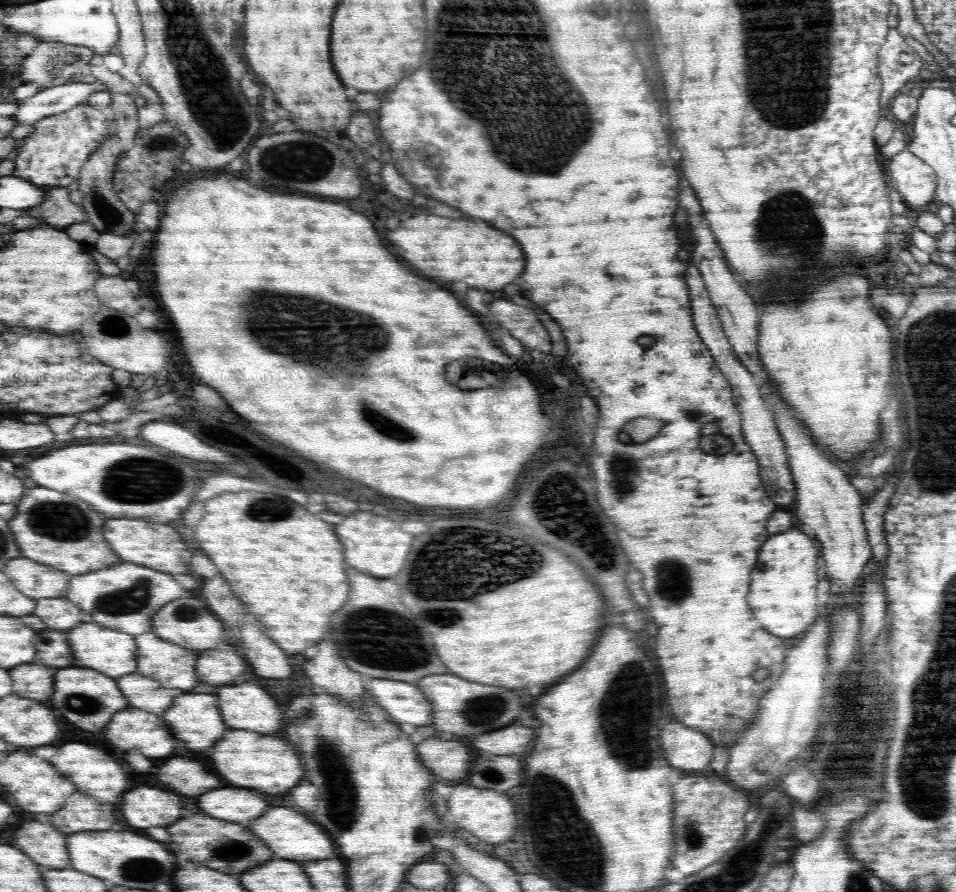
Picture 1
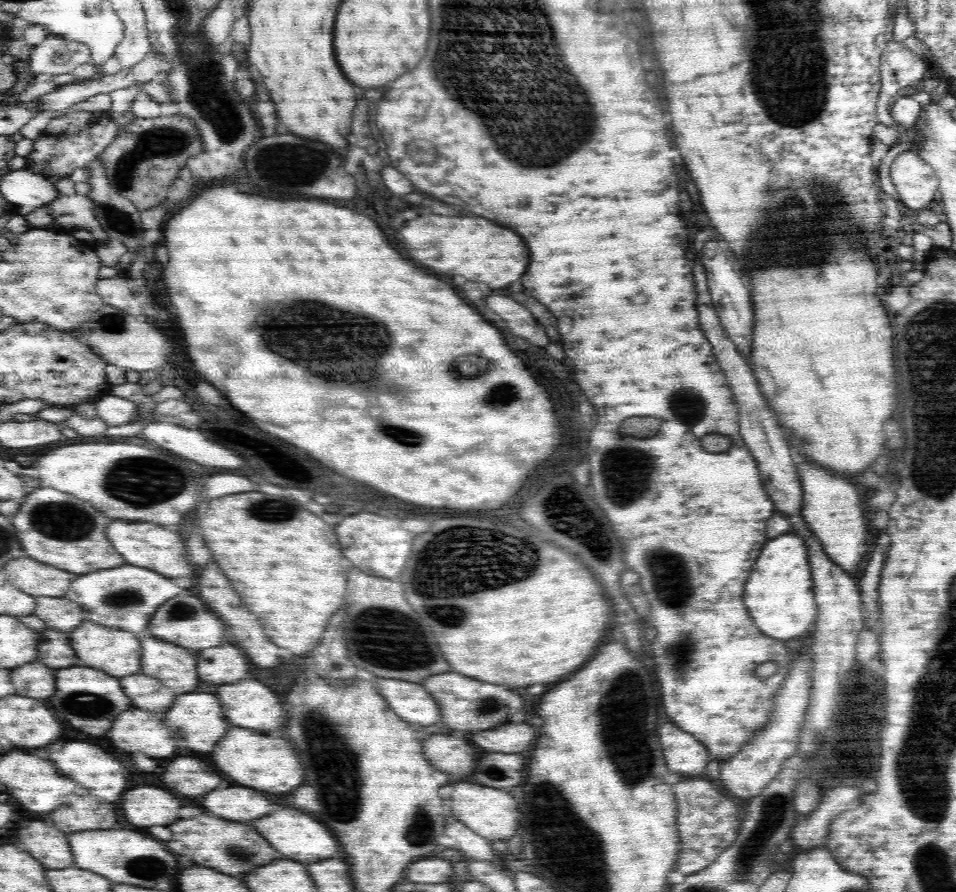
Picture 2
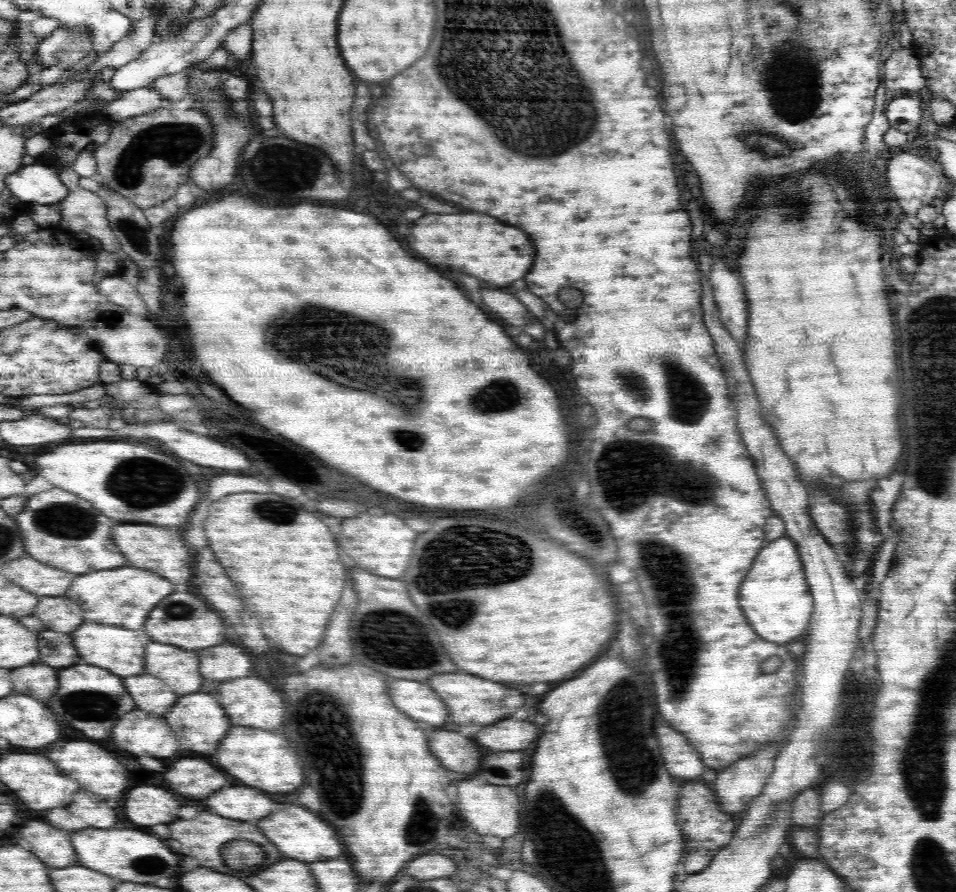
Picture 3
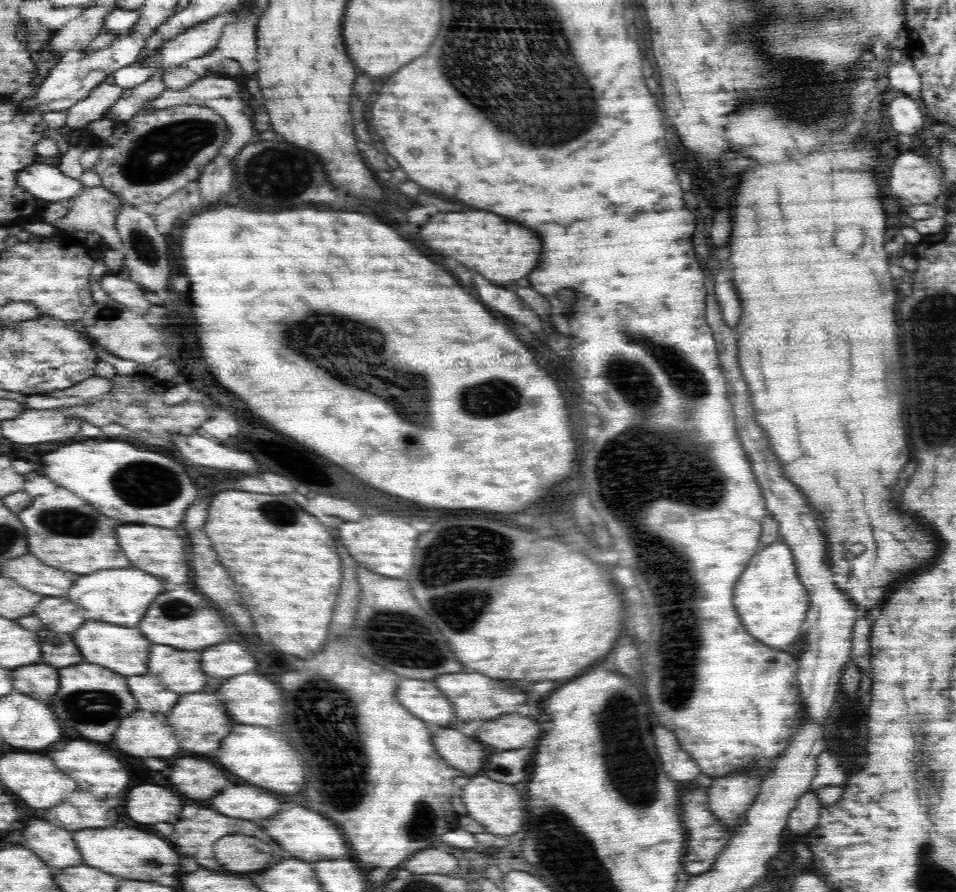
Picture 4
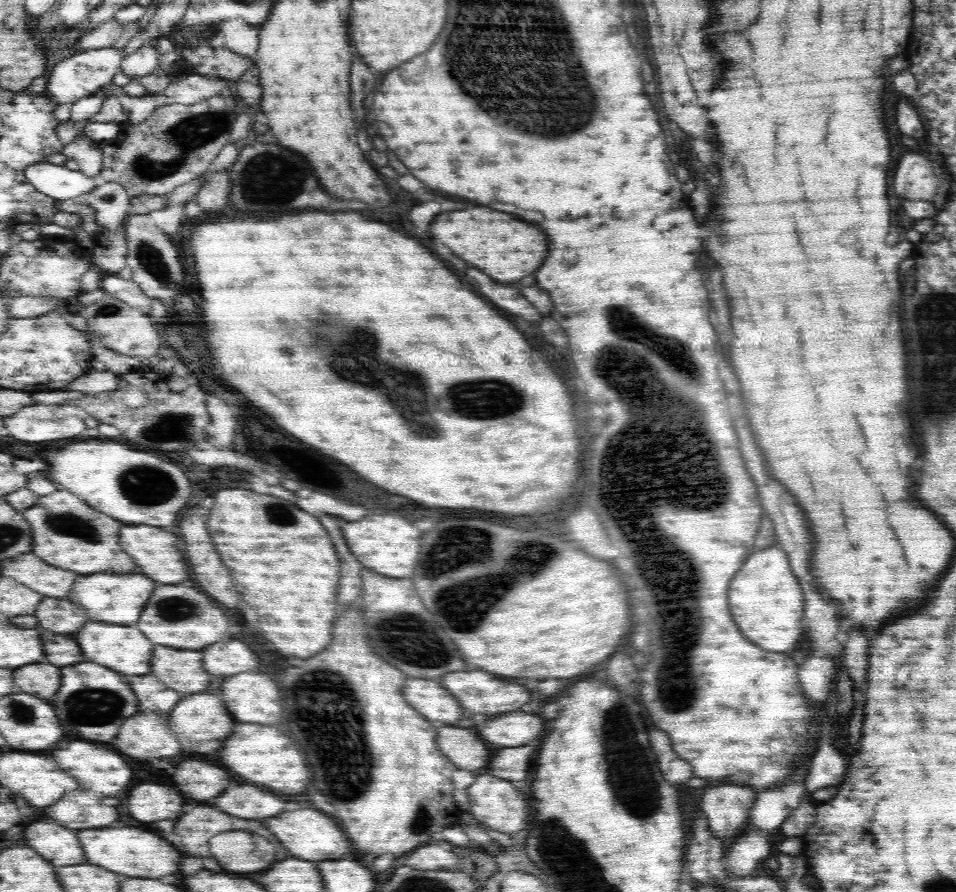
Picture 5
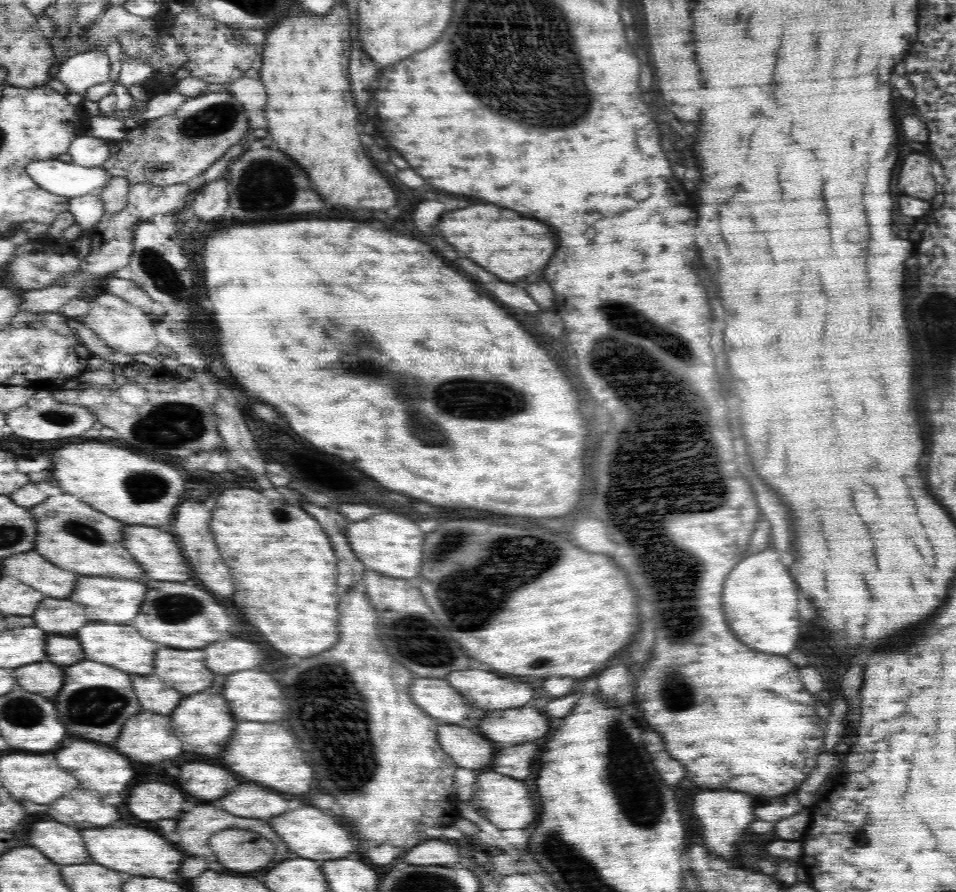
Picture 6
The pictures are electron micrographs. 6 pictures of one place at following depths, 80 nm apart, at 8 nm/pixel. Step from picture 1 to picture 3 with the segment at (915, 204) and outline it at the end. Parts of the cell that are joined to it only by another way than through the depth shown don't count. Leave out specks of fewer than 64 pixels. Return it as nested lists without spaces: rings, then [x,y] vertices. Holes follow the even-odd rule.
[[[906,148],[891,155],[886,174],[896,201],[903,213],[910,217],[940,194],[940,178],[936,168]]]

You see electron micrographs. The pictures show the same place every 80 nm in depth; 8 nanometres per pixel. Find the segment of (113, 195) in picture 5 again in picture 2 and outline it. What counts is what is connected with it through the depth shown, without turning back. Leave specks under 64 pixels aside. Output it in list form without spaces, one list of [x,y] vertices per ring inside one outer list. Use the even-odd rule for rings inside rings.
[[[55,180],[58,198],[47,205],[54,220],[52,226],[64,227],[66,230],[86,229],[95,236],[95,242],[104,242],[109,238],[108,233],[100,228],[94,216],[94,203],[86,195],[78,195],[73,180]]]

